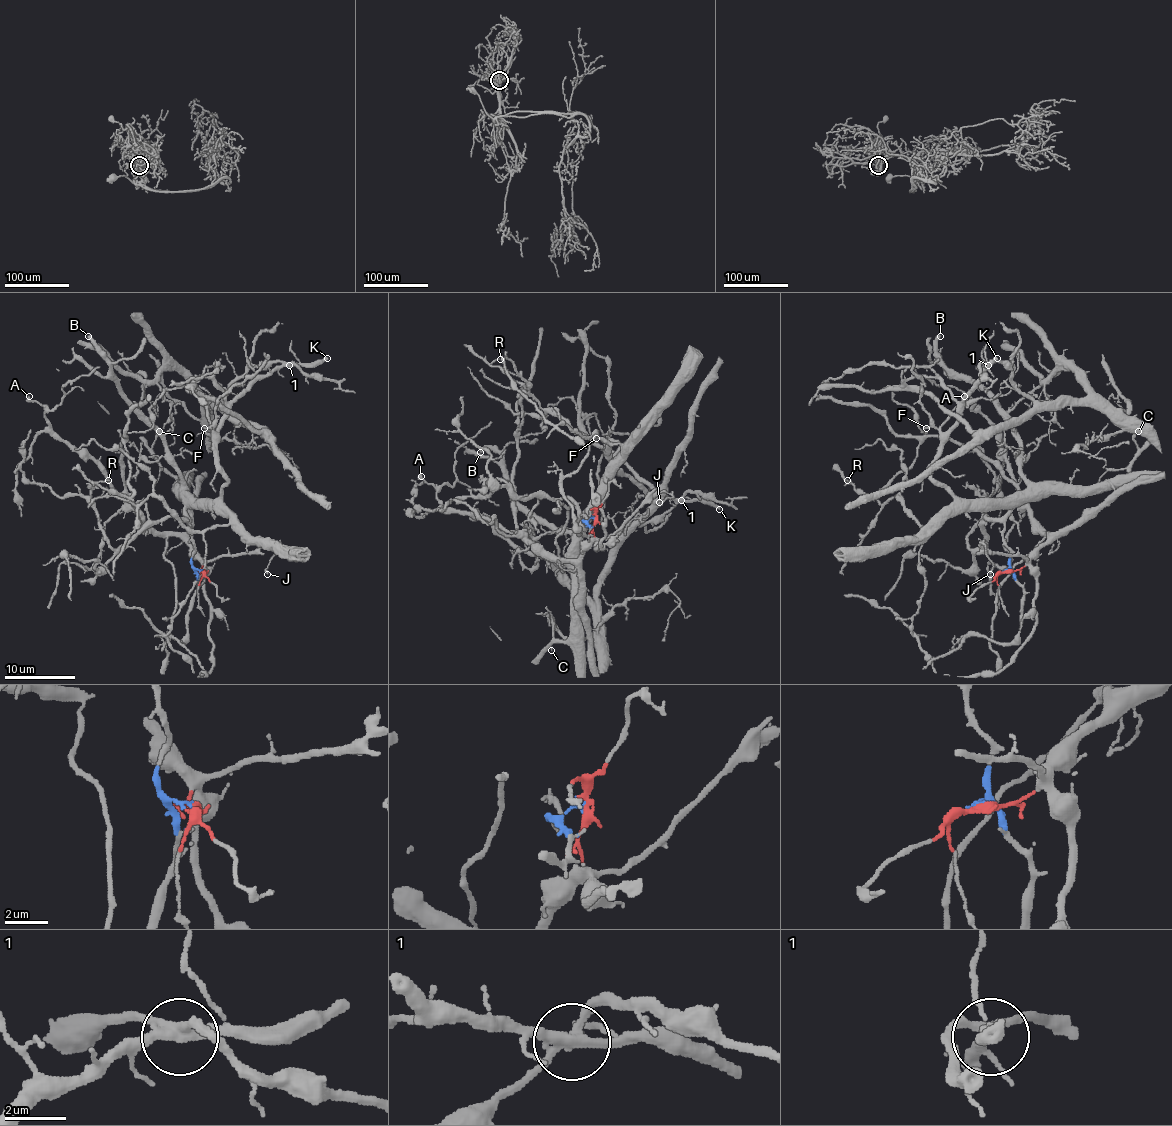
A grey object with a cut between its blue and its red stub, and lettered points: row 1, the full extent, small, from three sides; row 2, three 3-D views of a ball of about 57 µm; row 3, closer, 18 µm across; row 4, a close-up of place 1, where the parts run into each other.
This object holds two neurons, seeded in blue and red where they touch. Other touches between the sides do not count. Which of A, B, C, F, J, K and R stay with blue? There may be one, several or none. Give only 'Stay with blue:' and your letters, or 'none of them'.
Stay with blue: B, C, F, K

